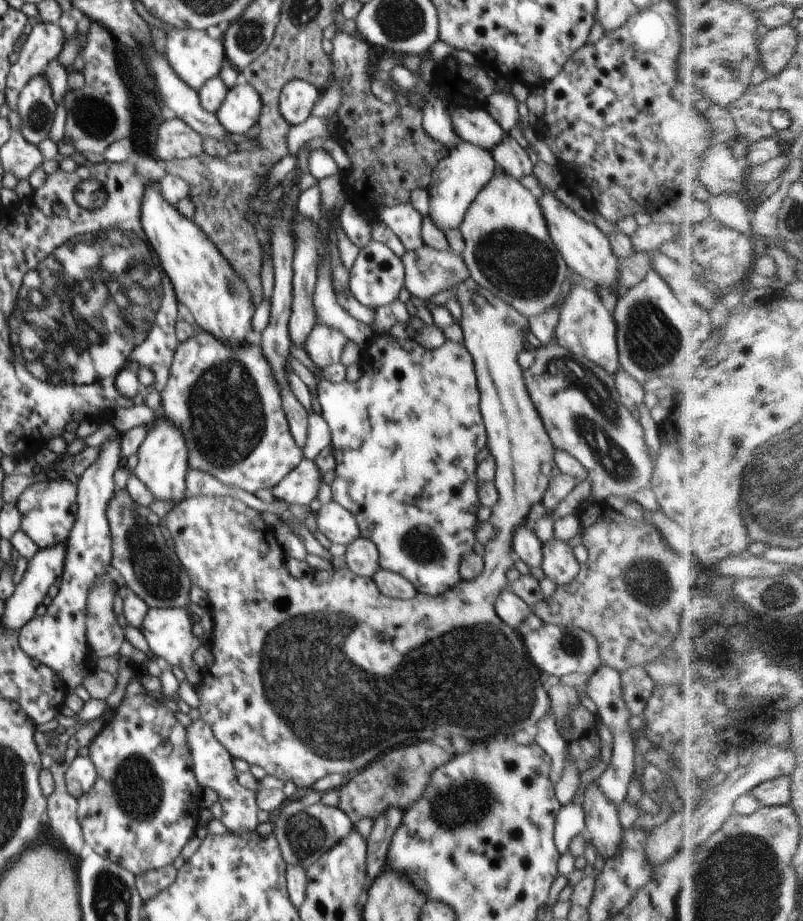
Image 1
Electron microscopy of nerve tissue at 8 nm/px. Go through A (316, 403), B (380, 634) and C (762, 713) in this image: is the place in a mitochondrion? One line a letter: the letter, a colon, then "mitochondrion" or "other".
A: other
B: mitochondrion
C: other

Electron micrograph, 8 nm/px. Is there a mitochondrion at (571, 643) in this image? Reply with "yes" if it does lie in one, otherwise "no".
yes

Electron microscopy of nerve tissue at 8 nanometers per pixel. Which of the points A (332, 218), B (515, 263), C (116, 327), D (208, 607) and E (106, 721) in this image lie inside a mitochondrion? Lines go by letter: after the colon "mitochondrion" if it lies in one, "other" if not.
A: other
B: mitochondrion
C: mitochondrion
D: other
E: other

